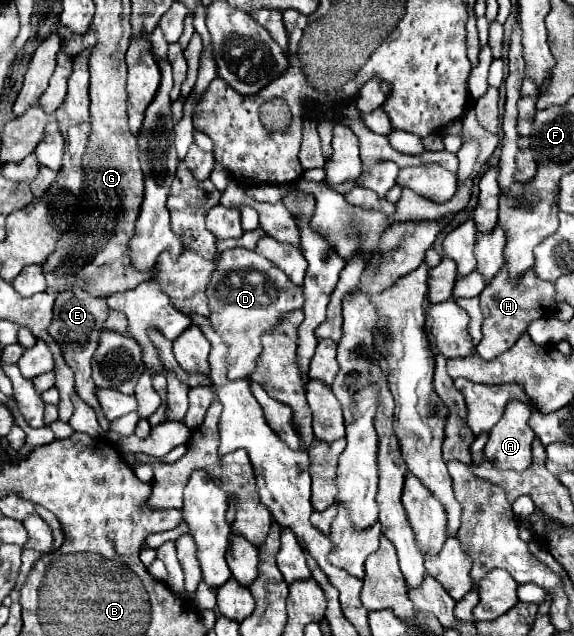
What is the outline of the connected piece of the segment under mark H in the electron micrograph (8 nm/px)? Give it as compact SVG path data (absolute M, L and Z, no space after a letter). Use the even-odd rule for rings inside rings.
M503 266L501 272L485 286L485 290L479 294L479 298L481 298L481 310L483 310L485 320L483 320L483 338L475 346L475 352L483 360L493 360L499 354L503 354L507 348L511 348L527 332L527 326L533 320L537 320L541 316L553 314L555 312L555 306L557 306L553 282L545 282L545 280L537 278L535 268L529 268L513 284L509 280L507 266Z

